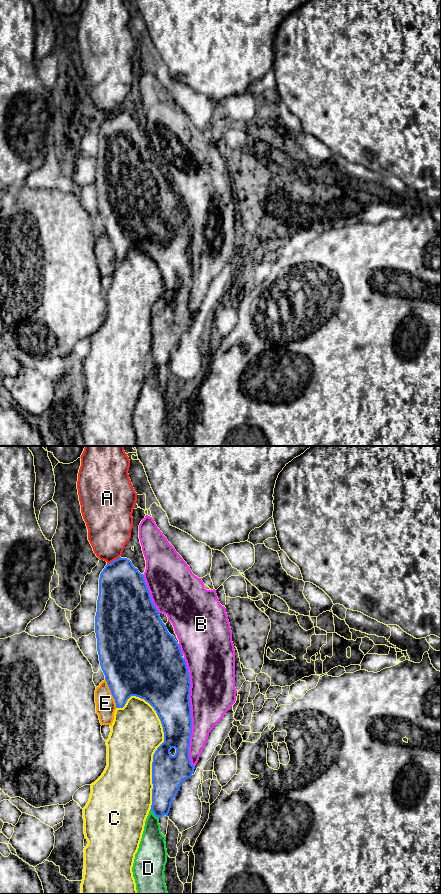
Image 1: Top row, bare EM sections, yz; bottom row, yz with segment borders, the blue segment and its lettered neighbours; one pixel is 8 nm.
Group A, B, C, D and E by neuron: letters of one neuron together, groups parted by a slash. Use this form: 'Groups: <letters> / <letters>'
Groups: A / B / C / D / E

